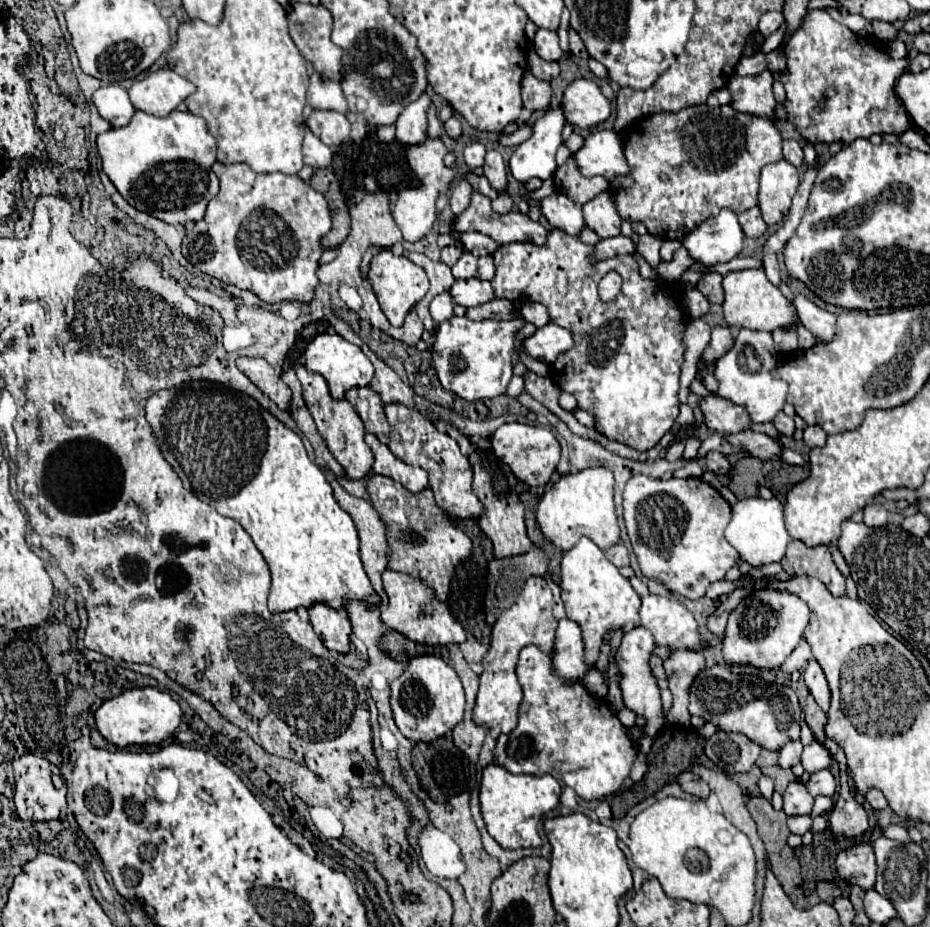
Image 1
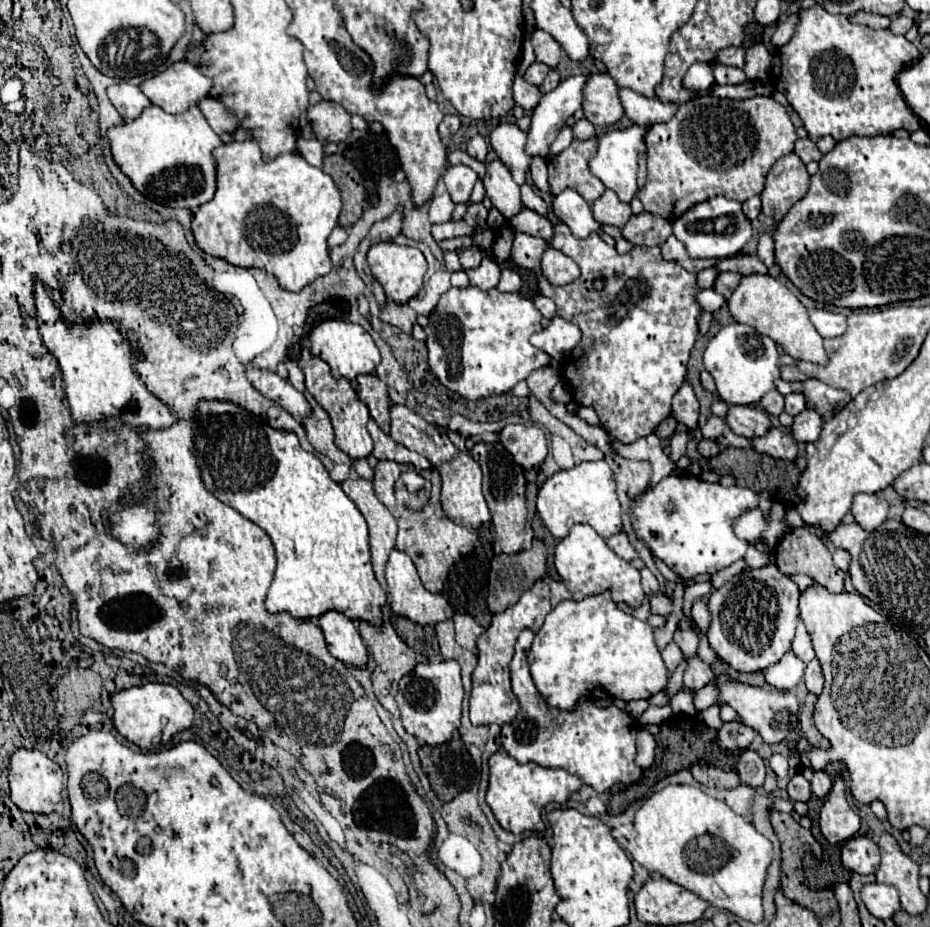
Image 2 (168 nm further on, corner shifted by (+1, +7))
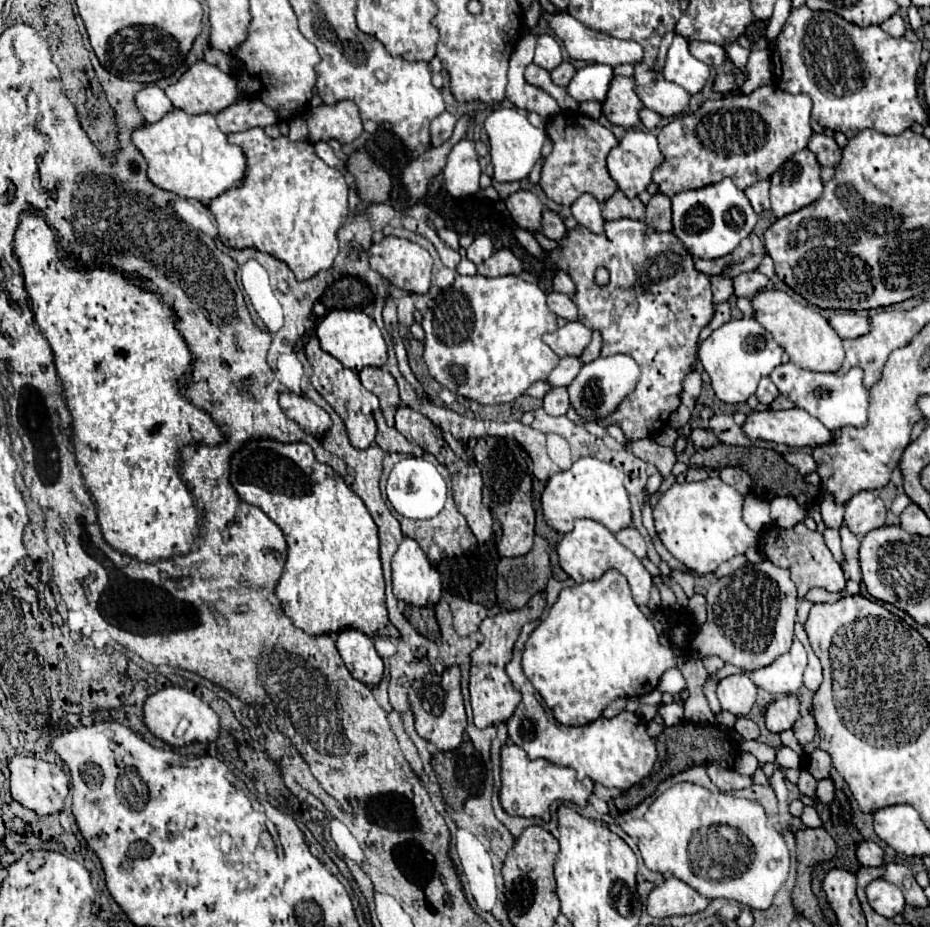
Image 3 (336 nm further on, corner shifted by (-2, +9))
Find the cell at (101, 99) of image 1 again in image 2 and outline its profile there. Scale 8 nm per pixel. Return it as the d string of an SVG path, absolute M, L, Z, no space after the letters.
M118 83L108 87L108 97L112 99L112 105L124 115L124 121L134 121L146 107L150 107L150 99L140 91L140 87L130 83Z

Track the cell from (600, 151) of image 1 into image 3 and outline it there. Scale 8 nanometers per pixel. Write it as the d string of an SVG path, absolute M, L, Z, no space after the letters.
M629 129L615 149L607 155L607 171L627 197L637 197L651 183L653 169L663 155L653 131Z

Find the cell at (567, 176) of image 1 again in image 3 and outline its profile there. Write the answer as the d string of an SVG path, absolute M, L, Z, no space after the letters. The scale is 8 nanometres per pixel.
M559 113L547 121L547 135L553 141L553 151L545 157L539 185L551 201L571 205L581 193L591 193L599 203L605 203L617 191L617 183L609 177L605 167L607 153L617 145L609 129L583 113Z

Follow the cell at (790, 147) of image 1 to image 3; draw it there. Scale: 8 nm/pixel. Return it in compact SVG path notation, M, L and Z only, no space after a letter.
M815 133L807 145L807 149L811 149L811 153L815 153L819 165L829 165L835 167L841 155L841 147L833 141L833 137L829 135L819 135Z

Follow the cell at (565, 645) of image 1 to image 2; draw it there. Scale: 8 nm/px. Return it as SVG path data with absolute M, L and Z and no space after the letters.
M610 591L582 601L560 601L548 615L528 651L528 665L536 689L550 707L574 711L580 697L602 687L624 701L648 699L666 689L668 669L654 645L652 627L616 607Z

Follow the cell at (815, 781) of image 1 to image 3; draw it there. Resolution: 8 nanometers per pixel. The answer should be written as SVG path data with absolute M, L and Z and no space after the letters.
M821 779L821 781L817 783L817 799L819 799L821 803L831 803L833 797L835 797L833 791L835 791L835 785L833 785L831 779Z

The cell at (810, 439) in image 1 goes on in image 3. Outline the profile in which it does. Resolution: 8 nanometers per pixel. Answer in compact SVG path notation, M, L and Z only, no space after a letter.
M805 409L751 411L741 425L745 437L783 443L789 447L815 447L831 441L831 431Z

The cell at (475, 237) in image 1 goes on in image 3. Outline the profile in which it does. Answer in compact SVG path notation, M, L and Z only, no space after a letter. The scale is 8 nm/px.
M507 249L493 253L487 261L477 266L477 273L483 277L503 277L503 275L519 275L521 261Z

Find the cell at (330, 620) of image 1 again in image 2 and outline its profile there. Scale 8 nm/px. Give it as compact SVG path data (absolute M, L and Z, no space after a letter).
M328 611L320 617L320 627L324 631L328 651L346 665L364 669L368 663L368 651L356 625L342 613Z

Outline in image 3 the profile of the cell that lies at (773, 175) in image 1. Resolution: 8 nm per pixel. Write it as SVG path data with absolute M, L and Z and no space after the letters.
M809 149L791 155L771 175L771 211L775 217L793 213L821 197L821 165Z

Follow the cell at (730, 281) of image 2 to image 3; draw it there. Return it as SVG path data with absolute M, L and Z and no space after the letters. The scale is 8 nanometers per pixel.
M759 271L741 273L739 277L733 277L733 289L737 297L753 297L759 289L765 289L767 285L769 285L769 279Z

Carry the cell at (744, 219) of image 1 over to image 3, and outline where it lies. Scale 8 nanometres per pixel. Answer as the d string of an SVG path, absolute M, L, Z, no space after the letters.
M759 181L751 187L747 187L745 195L751 201L755 213L761 213L761 211L769 209L769 181Z

